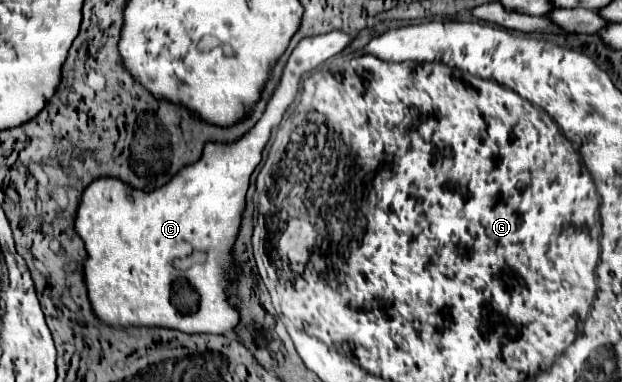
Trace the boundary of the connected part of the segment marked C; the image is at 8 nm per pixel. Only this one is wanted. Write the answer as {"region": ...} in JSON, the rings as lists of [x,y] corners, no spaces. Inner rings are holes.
{"region":[[[332,31],[332,33],[326,33],[326,35],[318,35],[318,37],[310,37],[310,39],[302,39],[298,43],[298,47],[292,51],[286,67],[284,67],[284,75],[282,75],[282,81],[278,85],[278,89],[274,91],[272,99],[268,101],[268,107],[266,107],[266,113],[262,115],[262,119],[254,125],[252,131],[248,131],[240,141],[232,143],[232,145],[214,145],[214,143],[208,143],[204,147],[204,153],[202,153],[202,159],[198,163],[192,163],[190,167],[184,167],[178,175],[174,175],[174,179],[170,179],[170,183],[166,183],[166,187],[160,187],[158,191],[152,191],[152,193],[142,193],[142,191],[130,191],[130,187],[126,187],[126,183],[118,181],[118,179],[96,179],[94,183],[90,183],[90,187],[86,189],[86,195],[82,195],[82,207],[78,209],[78,219],[76,219],[76,227],[78,227],[78,235],[84,239],[86,243],[86,251],[88,251],[88,261],[84,263],[84,275],[86,275],[86,285],[88,285],[88,297],[92,301],[92,307],[94,307],[94,313],[108,325],[112,327],[120,327],[120,325],[146,325],[146,327],[174,327],[178,331],[186,331],[186,333],[216,333],[216,335],[222,335],[222,333],[228,333],[232,329],[238,327],[240,323],[240,313],[236,309],[234,303],[230,303],[230,297],[232,297],[232,287],[240,283],[240,277],[242,277],[242,267],[238,265],[238,261],[234,259],[232,255],[232,249],[234,249],[234,239],[238,239],[238,233],[240,233],[240,225],[242,225],[242,215],[246,211],[246,193],[248,193],[248,187],[250,187],[250,175],[252,171],[256,169],[256,165],[260,163],[262,159],[262,151],[270,139],[270,131],[282,121],[286,109],[294,103],[294,97],[296,97],[296,89],[298,89],[298,83],[300,83],[300,77],[312,69],[316,69],[320,63],[324,63],[326,59],[342,53],[346,47],[352,45],[352,41],[356,39],[356,35],[350,35],[350,33],[344,33],[344,31]]]}

